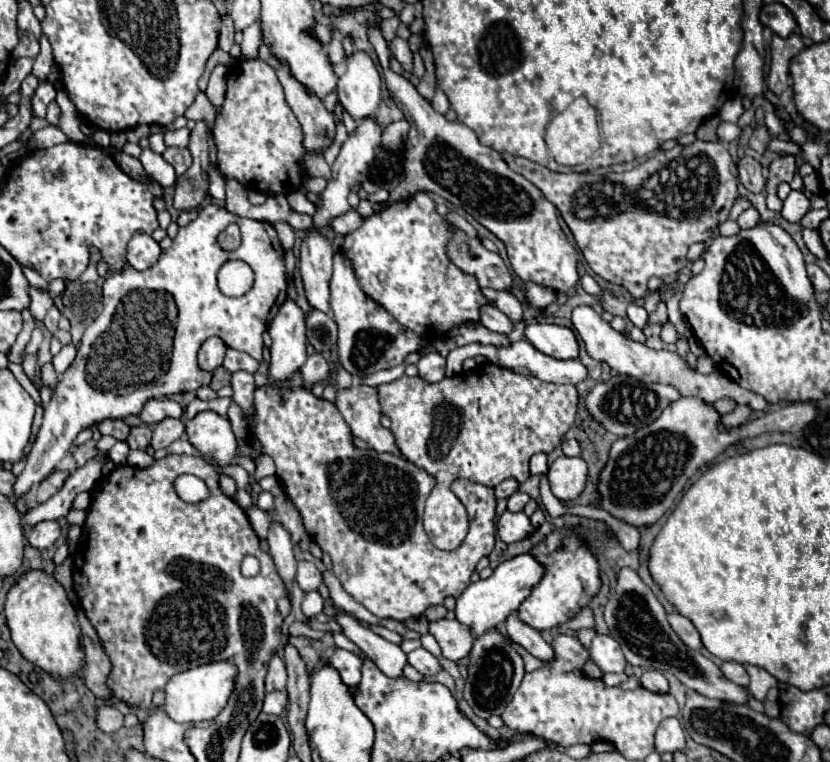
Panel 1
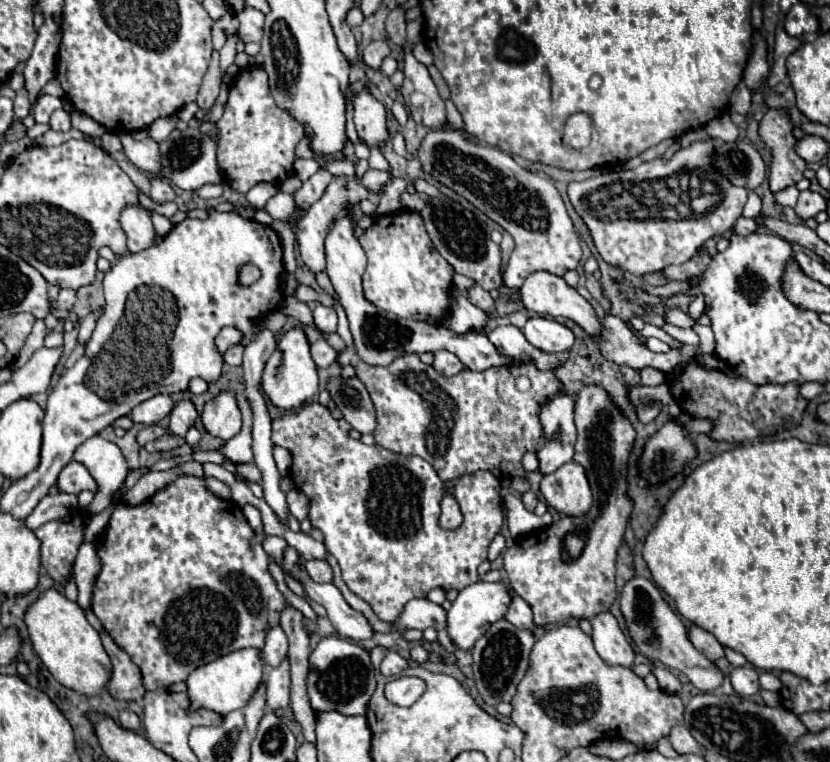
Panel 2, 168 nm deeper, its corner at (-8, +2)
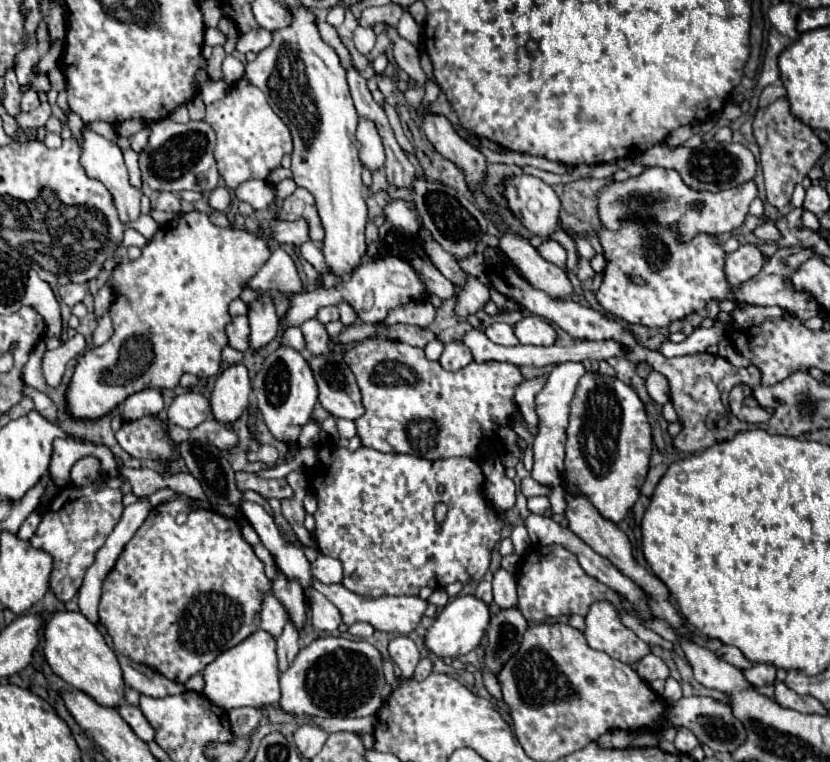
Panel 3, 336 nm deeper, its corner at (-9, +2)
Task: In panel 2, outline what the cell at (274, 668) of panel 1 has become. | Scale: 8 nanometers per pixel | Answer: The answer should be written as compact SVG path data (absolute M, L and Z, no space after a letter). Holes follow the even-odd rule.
M281 626L271 628L265 640L265 648L263 648L263 660L275 668L279 666L283 660L287 658L287 636L283 634Z

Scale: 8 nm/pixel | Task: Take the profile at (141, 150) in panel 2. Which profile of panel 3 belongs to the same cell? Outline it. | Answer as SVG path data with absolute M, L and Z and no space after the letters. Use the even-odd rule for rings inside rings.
M144 128L144 130L136 132L136 134L132 134L128 140L130 140L130 148L132 148L134 152L144 150L144 142L148 142L148 128Z

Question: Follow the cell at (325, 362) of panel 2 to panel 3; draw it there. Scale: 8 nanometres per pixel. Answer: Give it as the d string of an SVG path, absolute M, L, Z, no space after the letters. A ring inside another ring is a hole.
M312 318L312 320L304 322L300 328L302 328L302 334L306 338L306 352L310 356L312 354L326 354L330 350L328 334L326 334L326 328L320 320Z

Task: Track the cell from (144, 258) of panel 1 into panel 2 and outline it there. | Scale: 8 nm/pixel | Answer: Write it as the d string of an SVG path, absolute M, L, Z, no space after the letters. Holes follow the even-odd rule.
M141 206L125 208L123 214L121 214L121 226L123 226L125 234L127 234L127 248L133 254L153 246L153 242L157 238L151 216Z

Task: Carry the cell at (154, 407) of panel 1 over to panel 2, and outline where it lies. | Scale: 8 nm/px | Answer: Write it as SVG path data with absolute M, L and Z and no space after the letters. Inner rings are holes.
M157 394L157 396L141 402L139 406L135 406L135 410L131 412L131 420L141 422L141 424L157 424L165 416L169 416L171 410L173 410L171 396Z

